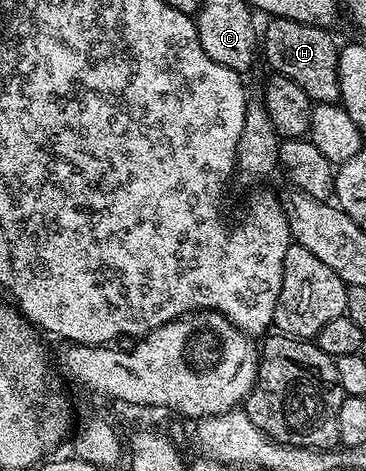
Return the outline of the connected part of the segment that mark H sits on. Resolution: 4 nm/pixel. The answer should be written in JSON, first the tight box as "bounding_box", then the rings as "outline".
{"bounding_box":[263,16,339,104],"outline":[[[278,16],[263,28],[263,60],[273,67],[279,76],[291,78],[303,94],[314,104],[336,104],[339,101],[339,70],[337,69],[338,41],[333,41],[328,27],[304,24],[291,18]]]}

